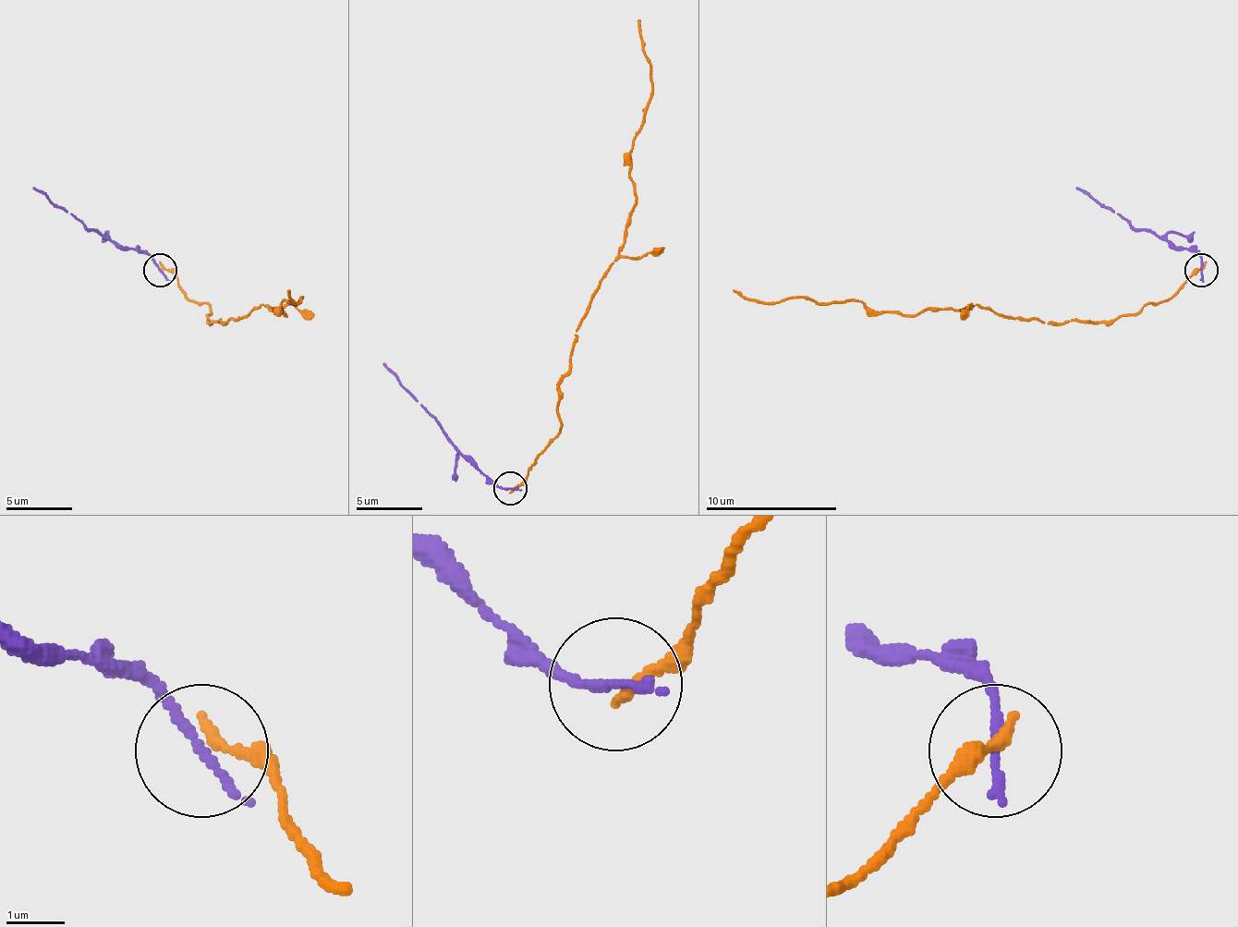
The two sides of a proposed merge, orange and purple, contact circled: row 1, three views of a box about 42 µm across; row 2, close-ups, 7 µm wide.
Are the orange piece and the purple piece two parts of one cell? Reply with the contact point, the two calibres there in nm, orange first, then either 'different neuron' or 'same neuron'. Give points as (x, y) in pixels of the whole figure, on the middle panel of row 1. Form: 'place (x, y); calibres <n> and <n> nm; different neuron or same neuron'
place (510, 488); calibres 220 and 180 nm; different neuron

